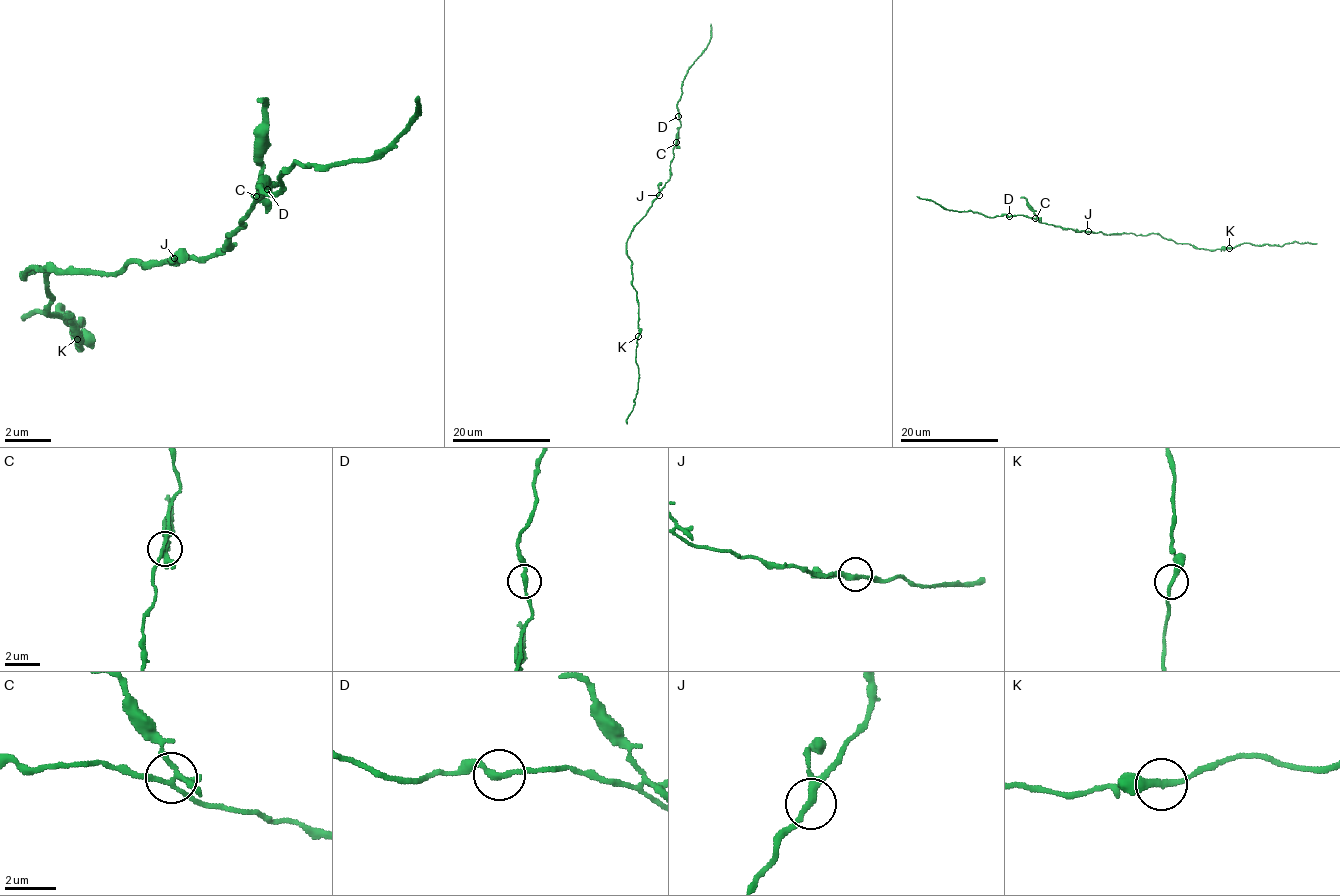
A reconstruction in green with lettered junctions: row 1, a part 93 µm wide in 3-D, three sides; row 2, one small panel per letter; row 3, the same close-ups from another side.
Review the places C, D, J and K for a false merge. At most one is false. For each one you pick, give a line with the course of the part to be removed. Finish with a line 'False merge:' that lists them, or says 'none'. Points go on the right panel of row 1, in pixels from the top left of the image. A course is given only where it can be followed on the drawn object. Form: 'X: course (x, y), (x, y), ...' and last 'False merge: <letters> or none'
C: course (1036, 217), (1027, 200), (1020, 198)
False merge: C

